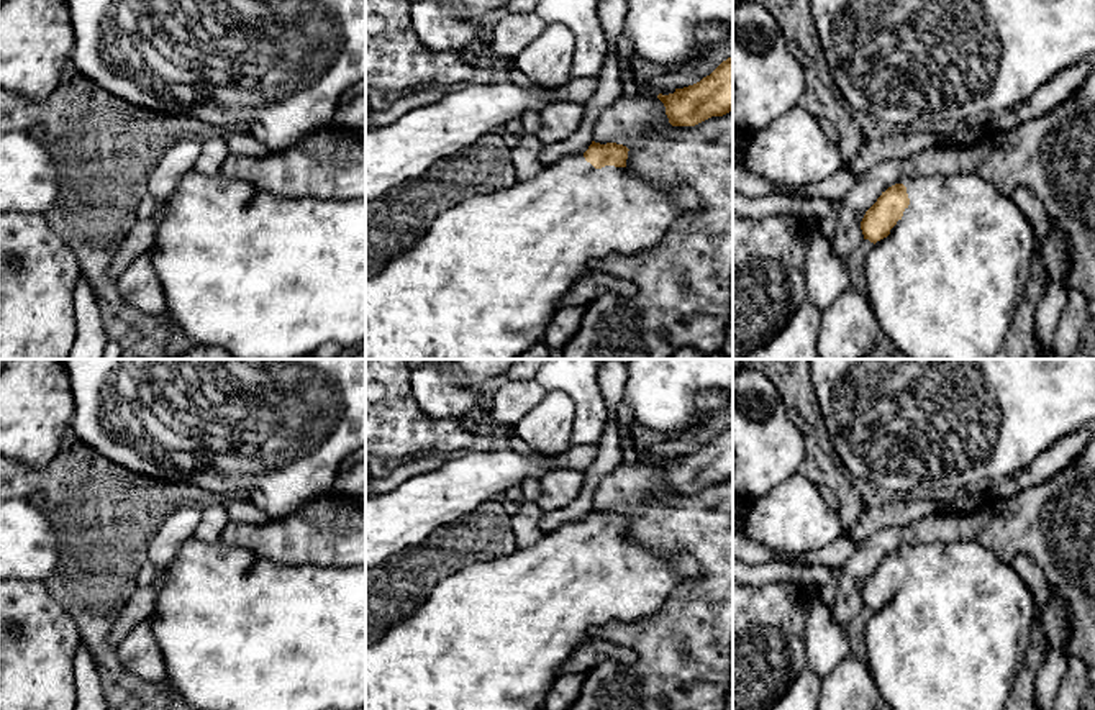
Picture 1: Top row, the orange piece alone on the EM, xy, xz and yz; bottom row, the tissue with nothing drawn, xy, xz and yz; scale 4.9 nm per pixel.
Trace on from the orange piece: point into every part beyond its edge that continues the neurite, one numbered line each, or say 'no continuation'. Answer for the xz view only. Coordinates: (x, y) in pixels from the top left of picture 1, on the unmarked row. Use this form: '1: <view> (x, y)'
1: xz (492, 637)

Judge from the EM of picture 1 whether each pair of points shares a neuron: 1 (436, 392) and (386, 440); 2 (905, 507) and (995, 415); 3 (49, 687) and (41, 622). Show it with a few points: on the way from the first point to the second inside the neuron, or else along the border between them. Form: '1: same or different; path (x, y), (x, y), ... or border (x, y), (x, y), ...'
1: different; border (410, 376), (410, 392), (428, 415), (458, 417)
2: different; border (923, 492), (889, 497)
3: same; path (41, 671), (41, 638)

